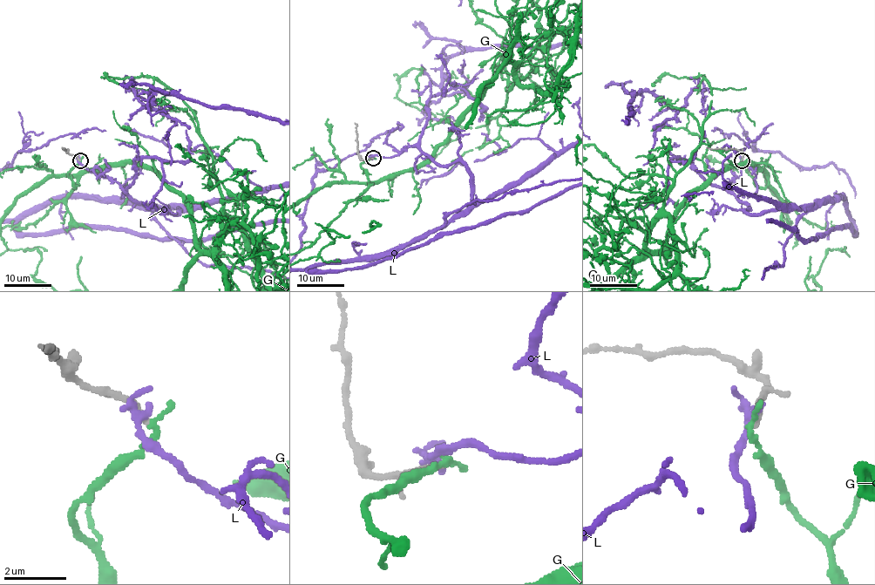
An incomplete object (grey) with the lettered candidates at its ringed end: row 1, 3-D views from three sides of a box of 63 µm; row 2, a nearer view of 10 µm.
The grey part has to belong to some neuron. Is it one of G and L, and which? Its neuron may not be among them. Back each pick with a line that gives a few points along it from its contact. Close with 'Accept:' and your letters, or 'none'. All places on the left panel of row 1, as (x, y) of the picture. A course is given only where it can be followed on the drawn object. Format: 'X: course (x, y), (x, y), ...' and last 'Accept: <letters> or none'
Accept: none

